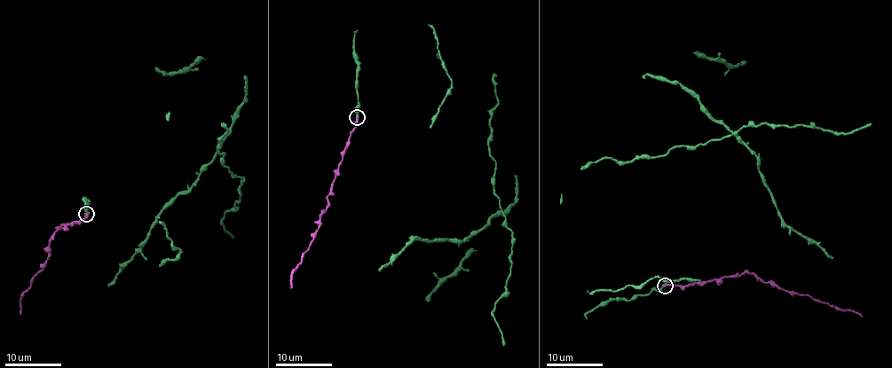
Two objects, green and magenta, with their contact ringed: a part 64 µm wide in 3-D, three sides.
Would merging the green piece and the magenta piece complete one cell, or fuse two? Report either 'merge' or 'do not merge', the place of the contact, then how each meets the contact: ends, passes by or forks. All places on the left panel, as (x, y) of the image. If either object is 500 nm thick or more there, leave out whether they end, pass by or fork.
merge | (86, 214) | green ends | magenta ends

